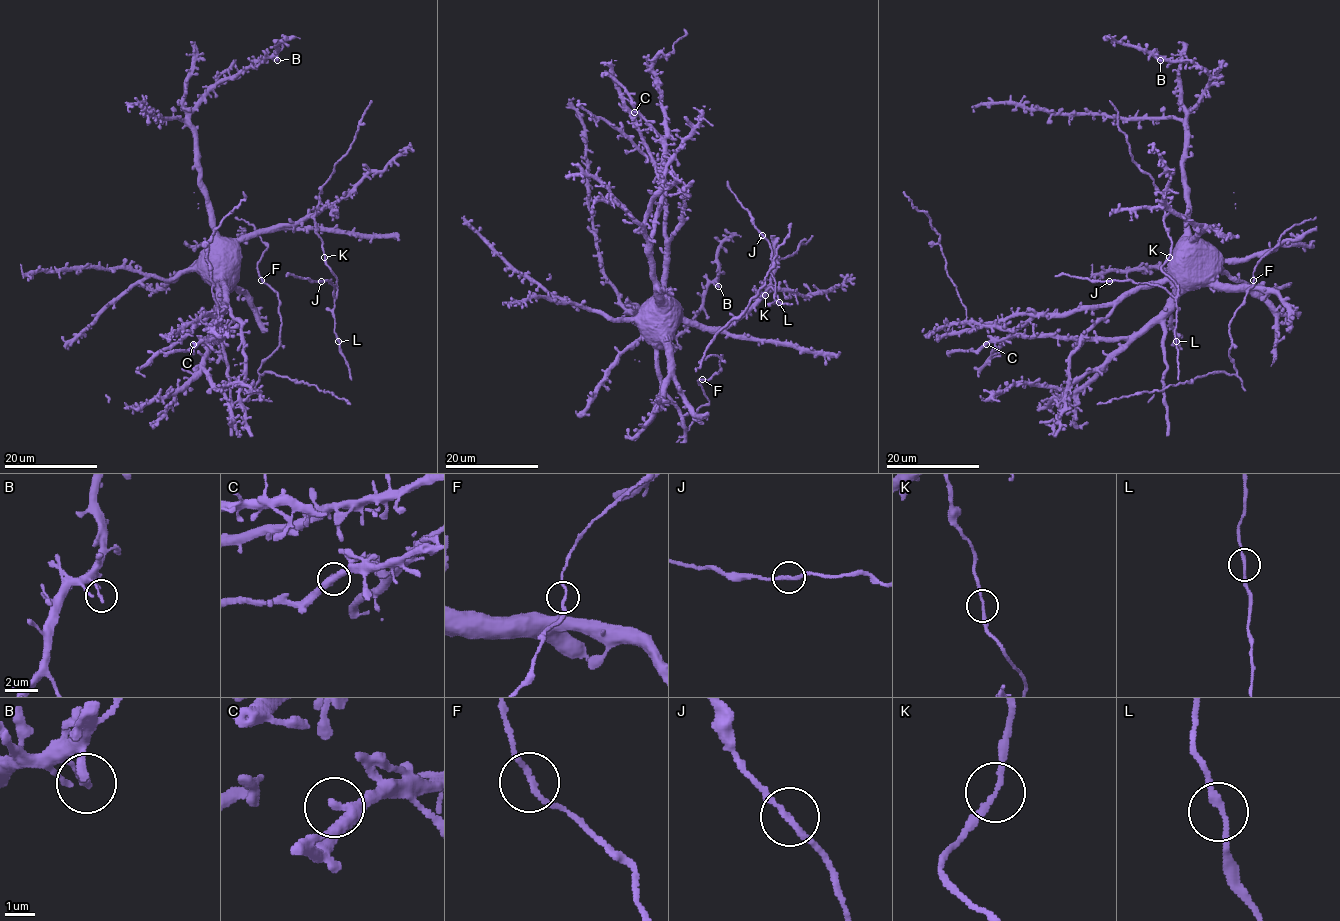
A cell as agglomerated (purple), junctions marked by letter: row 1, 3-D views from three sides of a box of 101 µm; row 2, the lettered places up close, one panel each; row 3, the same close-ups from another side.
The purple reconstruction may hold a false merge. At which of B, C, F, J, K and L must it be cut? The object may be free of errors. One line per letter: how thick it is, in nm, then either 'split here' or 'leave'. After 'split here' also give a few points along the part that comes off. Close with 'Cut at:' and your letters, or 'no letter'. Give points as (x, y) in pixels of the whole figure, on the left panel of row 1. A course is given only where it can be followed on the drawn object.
B: 200 nm thick; leave
C: 300 nm thick; leave
F: 160 nm thick; leave
J: 200 nm thick; leave
K: 180 nm thick; leave
L: 200 nm thick; leave
Cut at: no letter

